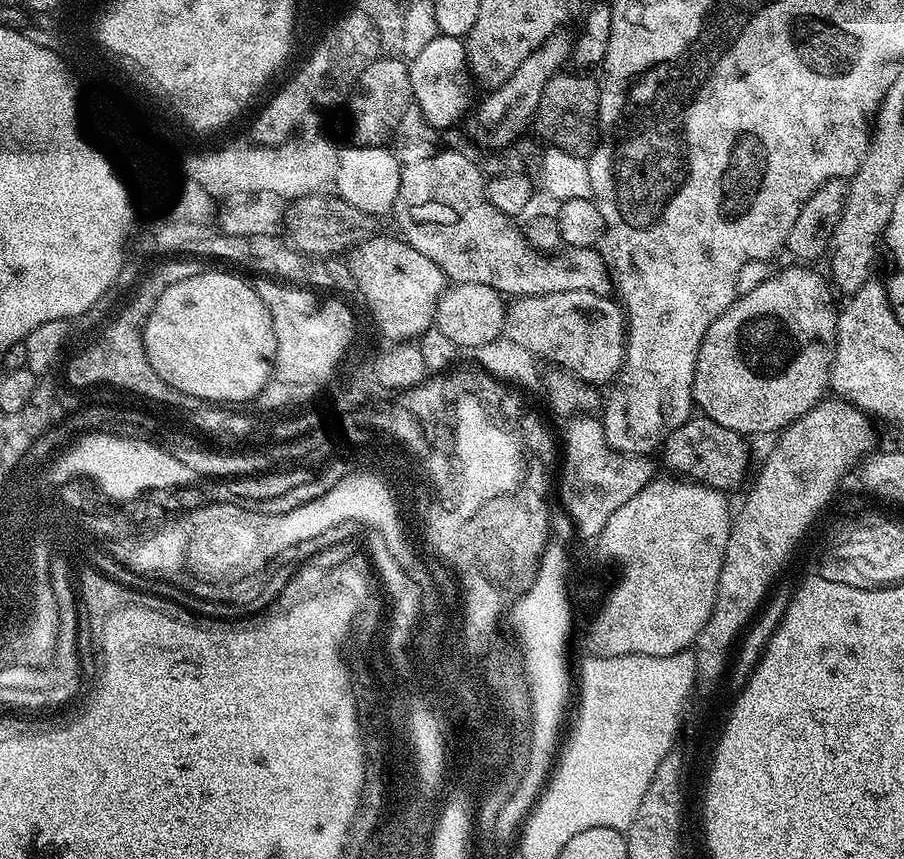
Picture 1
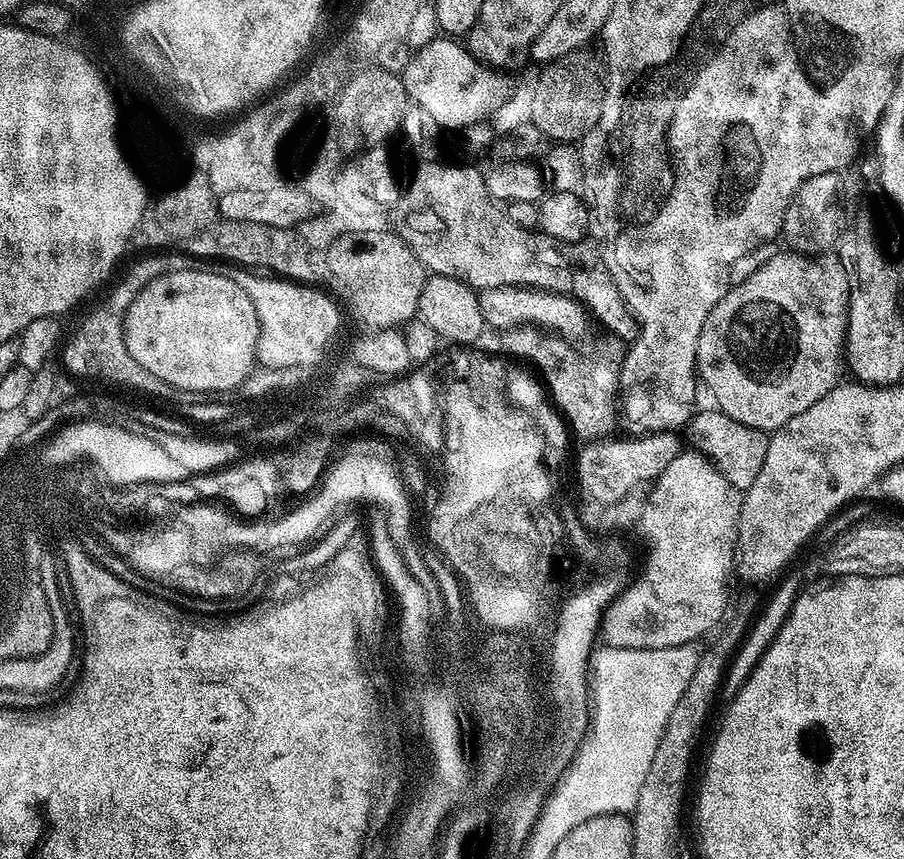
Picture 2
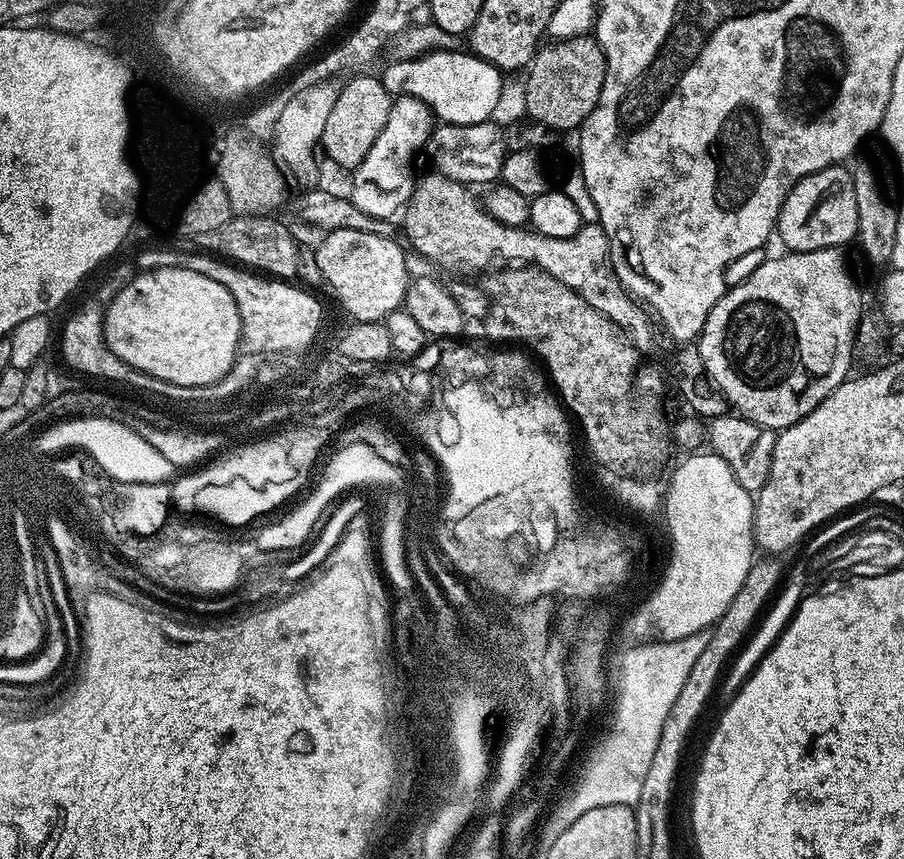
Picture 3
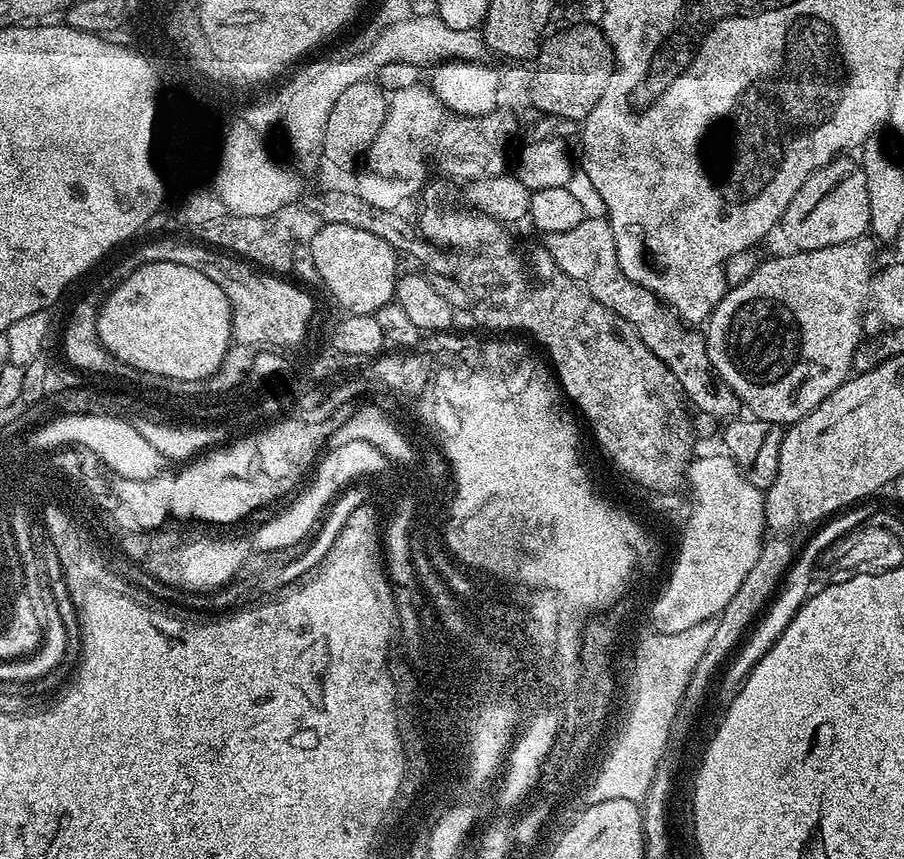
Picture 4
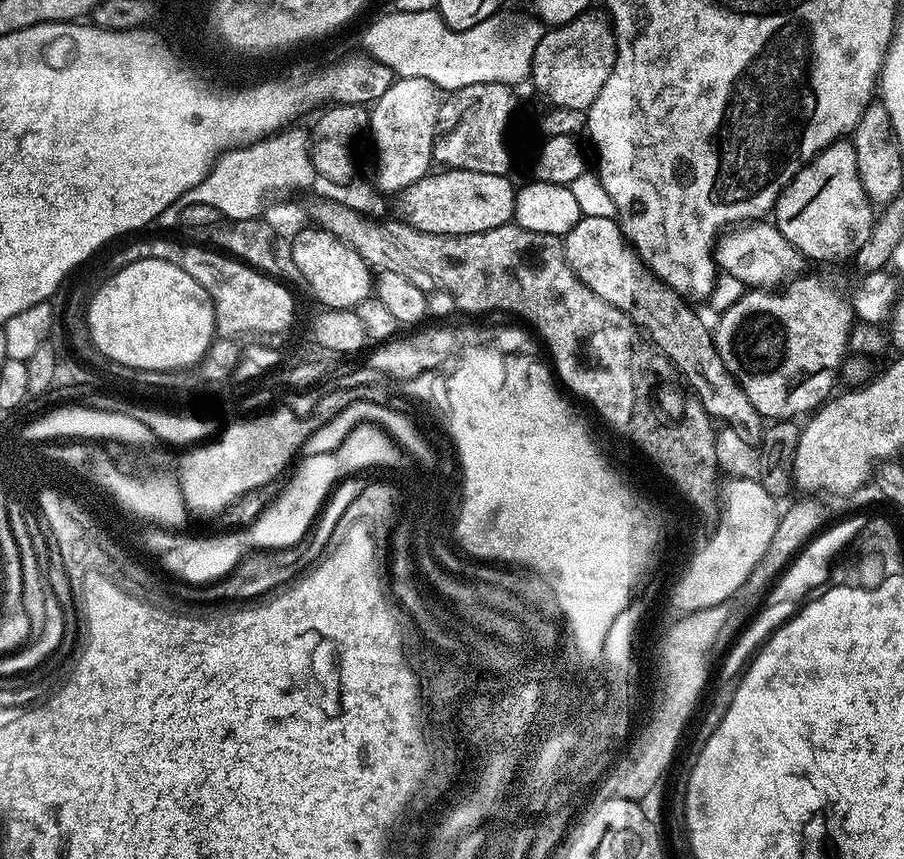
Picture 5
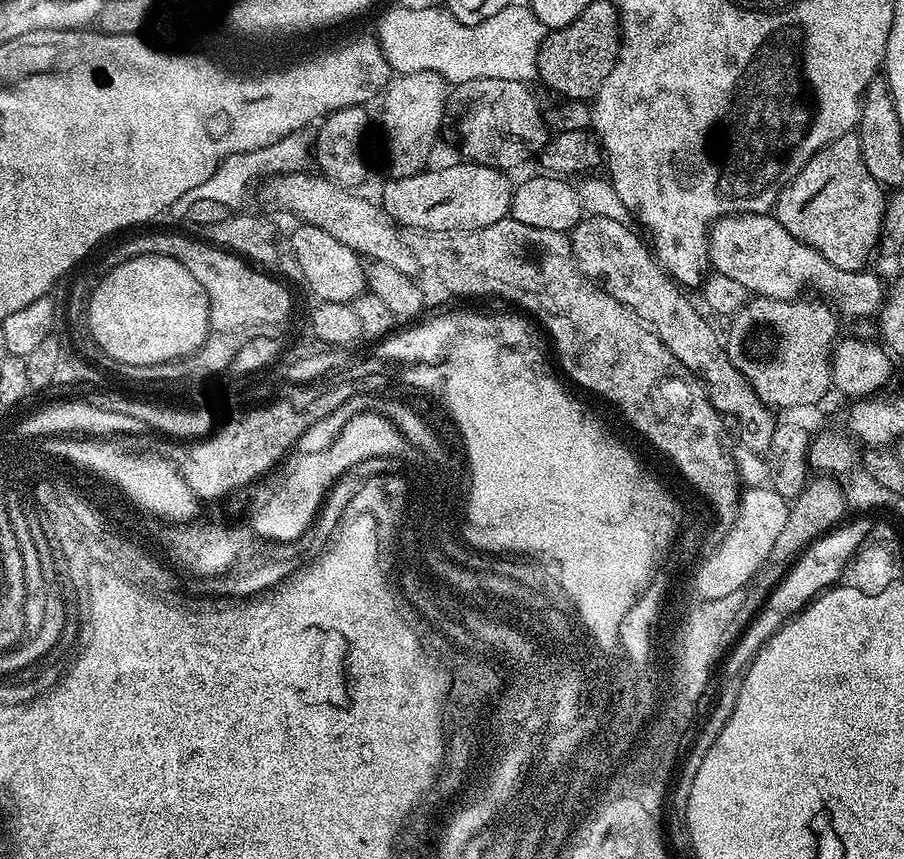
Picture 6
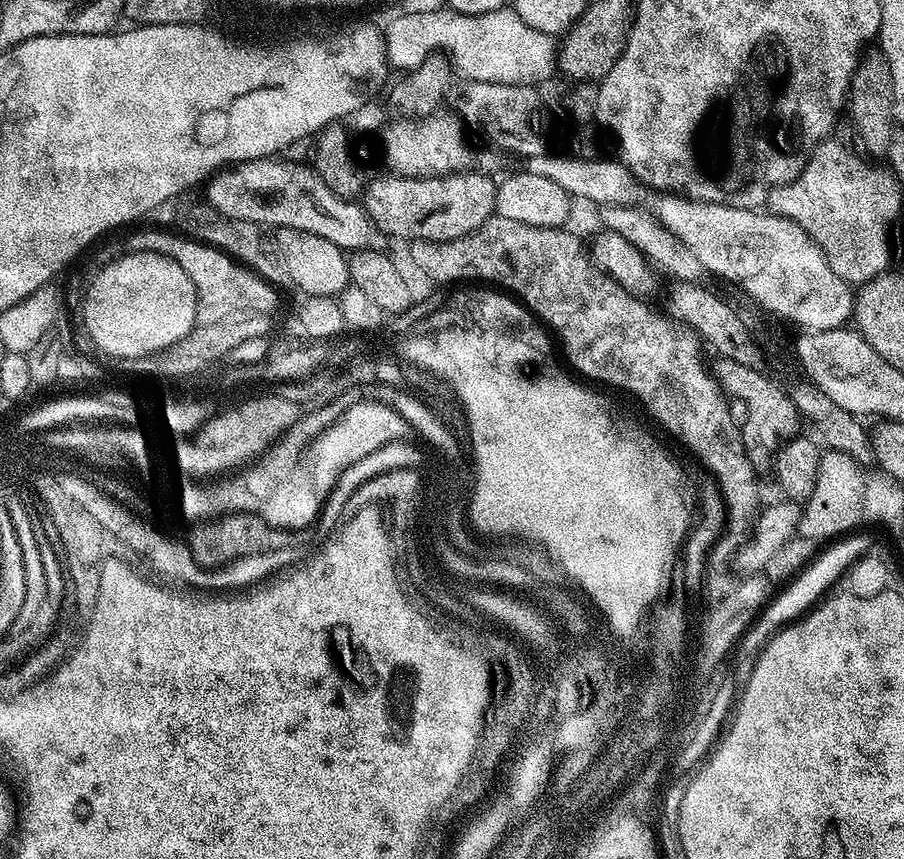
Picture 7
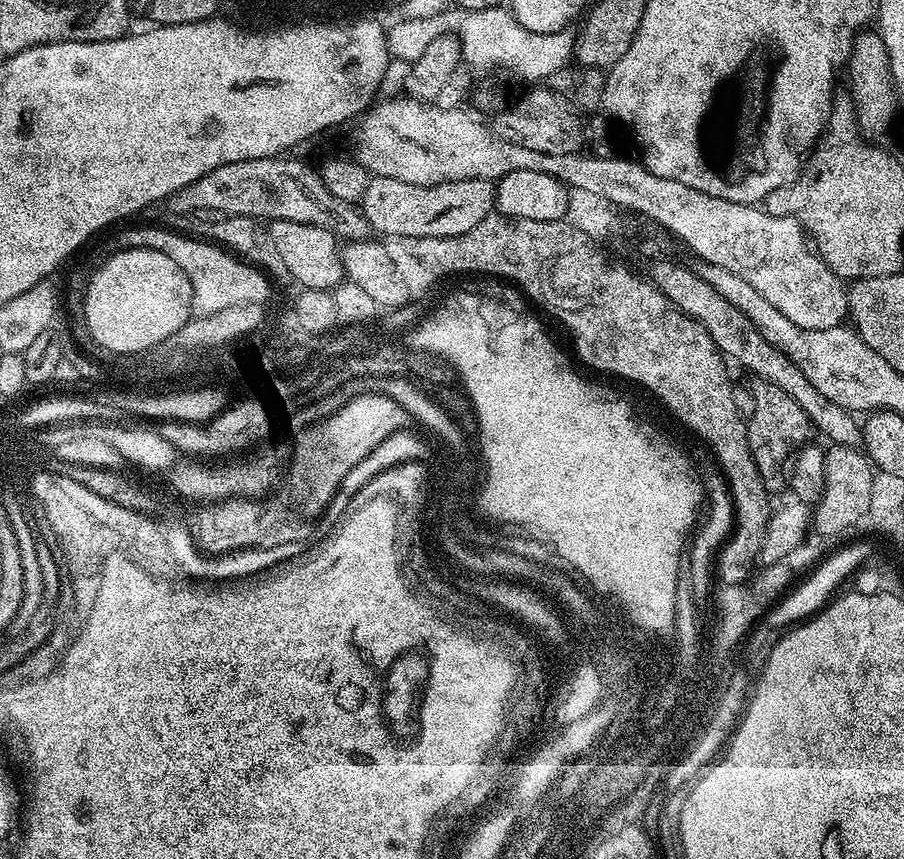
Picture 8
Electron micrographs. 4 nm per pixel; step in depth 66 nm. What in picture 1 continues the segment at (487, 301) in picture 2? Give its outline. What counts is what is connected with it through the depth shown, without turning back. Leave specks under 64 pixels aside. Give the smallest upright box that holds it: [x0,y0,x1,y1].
[503,290,626,385]

